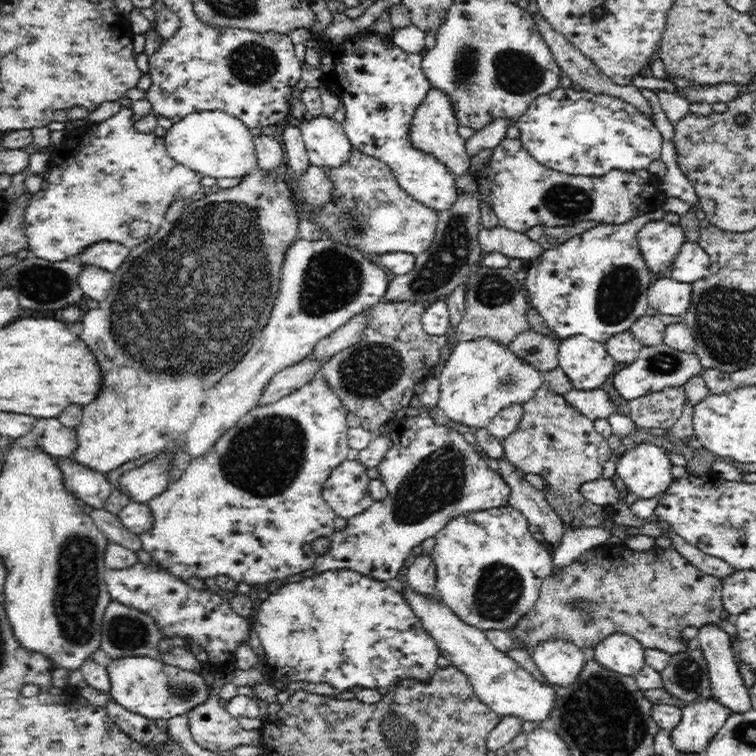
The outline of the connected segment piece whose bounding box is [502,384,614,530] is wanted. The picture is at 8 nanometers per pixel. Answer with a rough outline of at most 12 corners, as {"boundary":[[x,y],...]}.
{"boundary":[[543,384],[504,458],[538,474],[566,528],[604,529],[582,496],[614,454],[592,419]]}

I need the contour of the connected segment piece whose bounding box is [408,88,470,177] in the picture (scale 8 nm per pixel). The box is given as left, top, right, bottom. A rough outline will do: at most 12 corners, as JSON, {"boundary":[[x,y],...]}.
{"boundary":[[431,88],[408,140],[459,177],[470,157],[450,97]]}

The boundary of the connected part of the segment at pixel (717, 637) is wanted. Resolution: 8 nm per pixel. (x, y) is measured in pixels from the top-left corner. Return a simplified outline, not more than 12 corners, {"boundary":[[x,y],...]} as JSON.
{"boundary":[[699,628],[710,697],[734,713],[752,709],[730,648],[730,629]]}

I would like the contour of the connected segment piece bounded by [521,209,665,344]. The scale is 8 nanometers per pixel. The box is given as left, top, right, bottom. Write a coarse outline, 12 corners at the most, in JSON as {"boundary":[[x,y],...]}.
{"boundary":[[599,223],[523,265],[561,340],[605,344],[650,307],[637,234]]}

